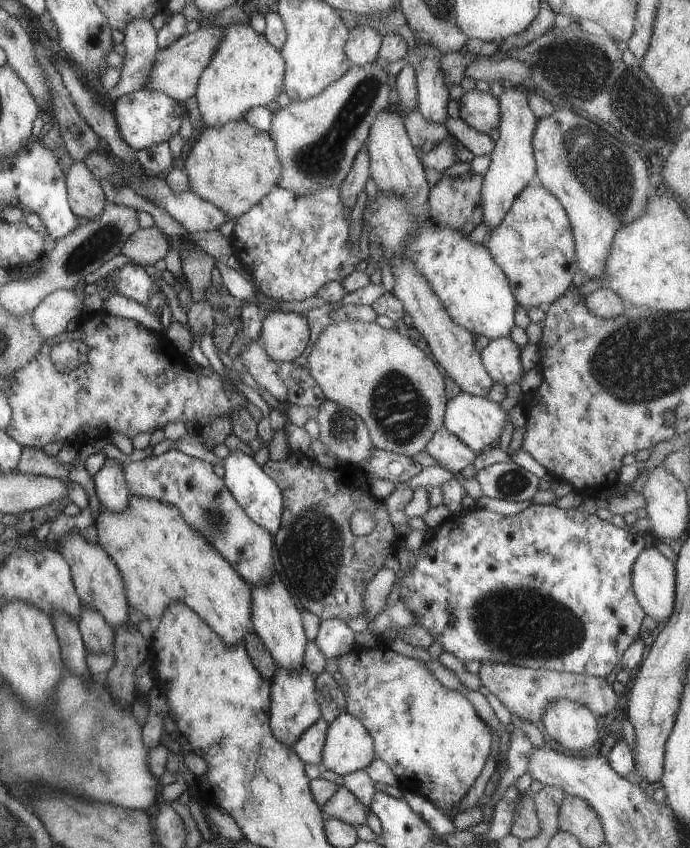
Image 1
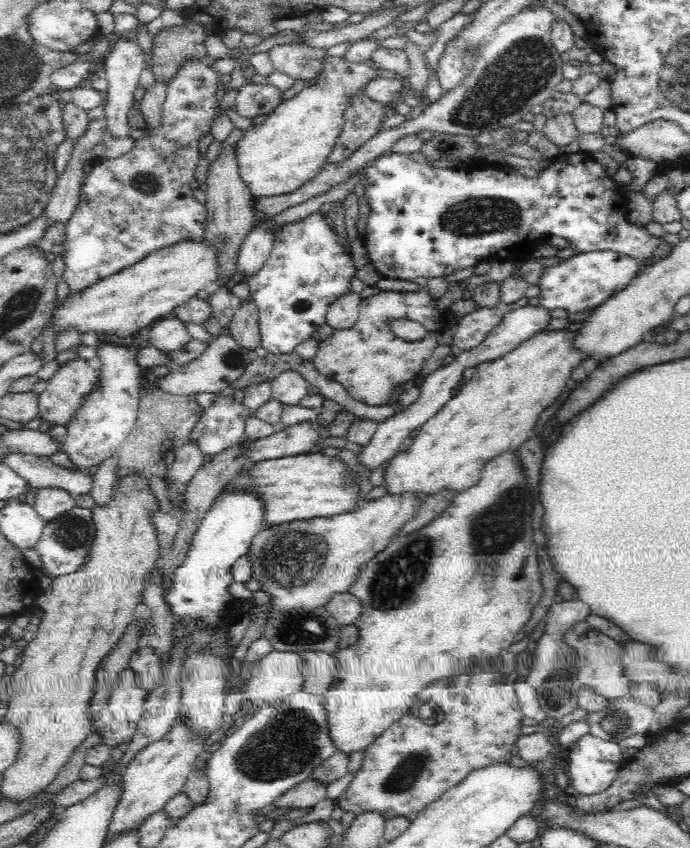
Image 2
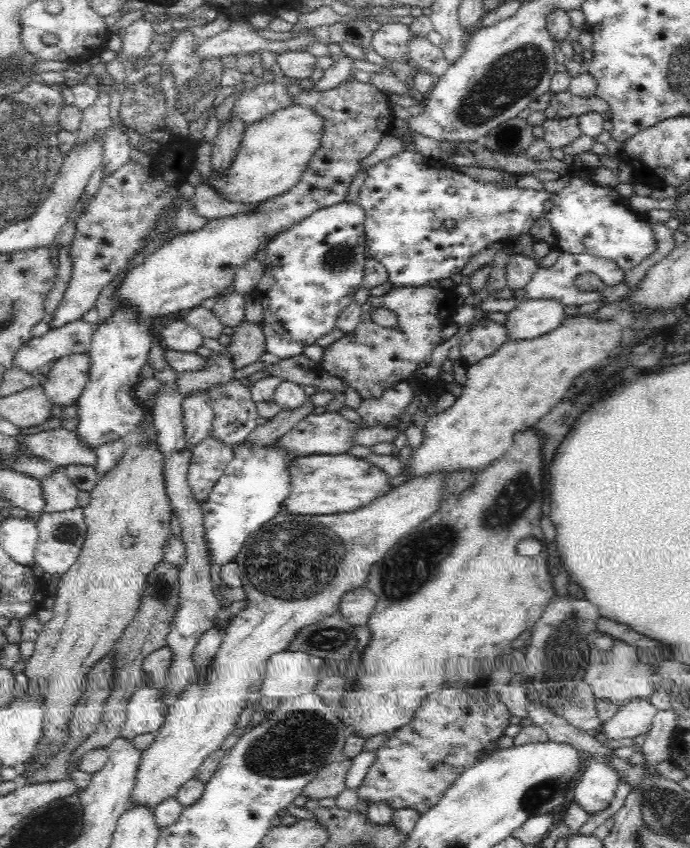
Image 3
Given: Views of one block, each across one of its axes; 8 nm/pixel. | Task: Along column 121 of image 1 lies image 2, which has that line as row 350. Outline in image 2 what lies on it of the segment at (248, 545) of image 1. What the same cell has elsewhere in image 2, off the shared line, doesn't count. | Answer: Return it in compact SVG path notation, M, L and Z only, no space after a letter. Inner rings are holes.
M481 307L472 314L460 316L452 346L457 352L468 352L478 348L502 320L503 313L502 307Z

